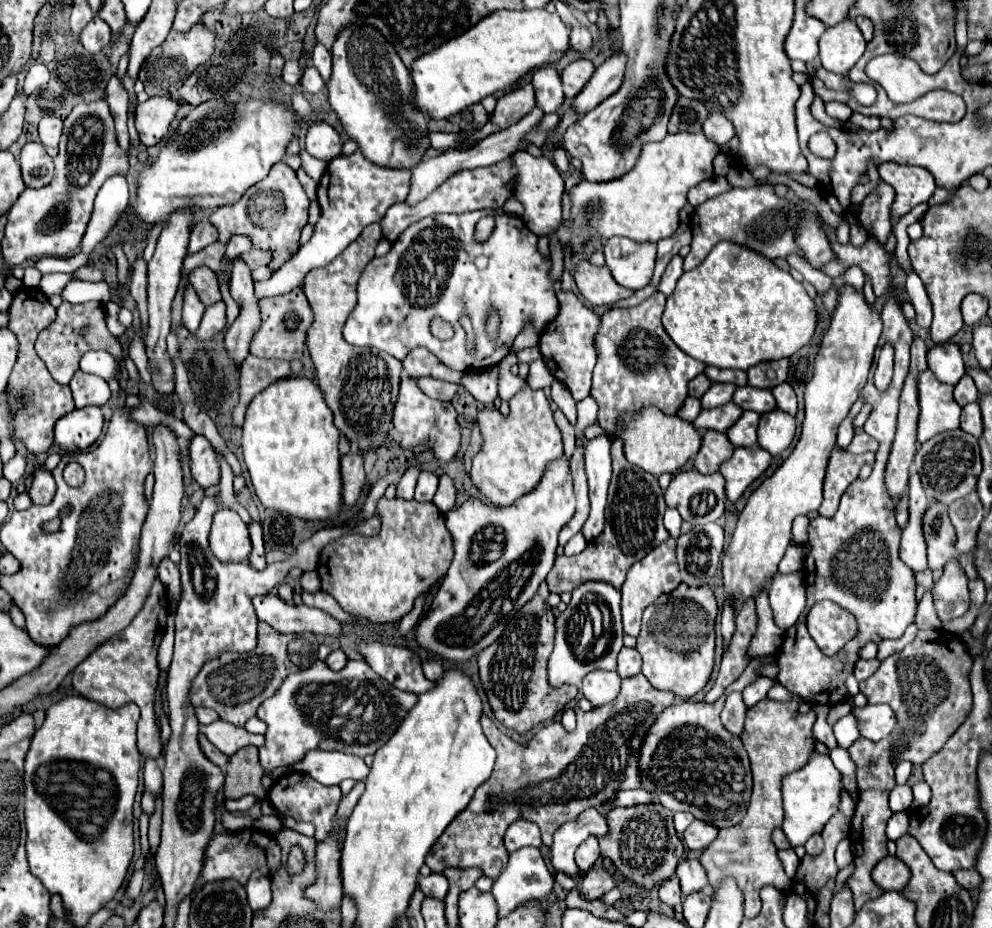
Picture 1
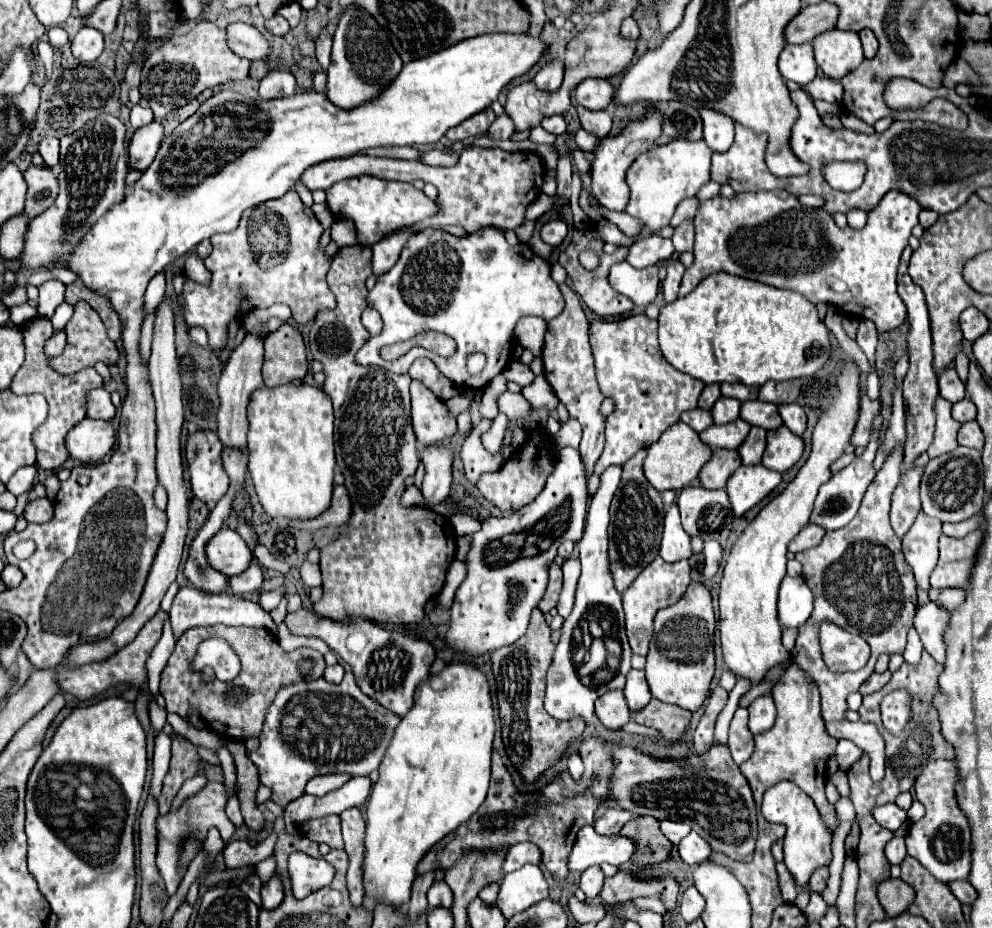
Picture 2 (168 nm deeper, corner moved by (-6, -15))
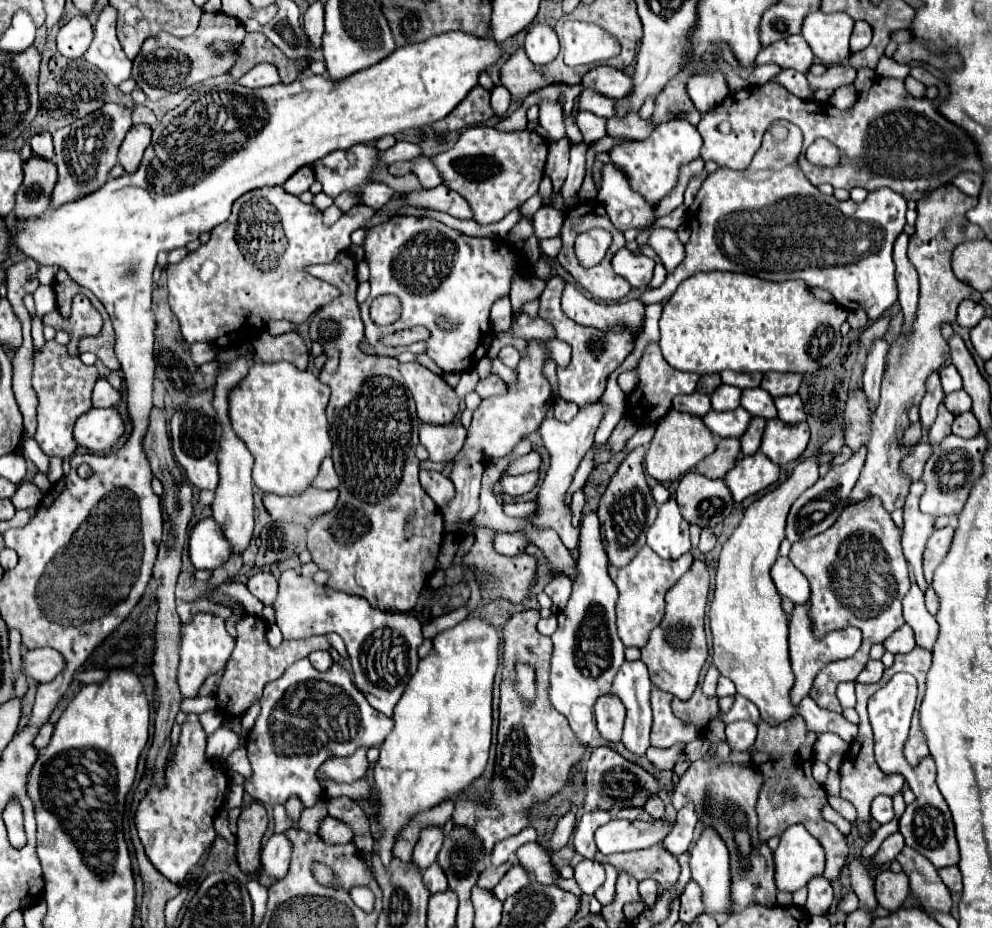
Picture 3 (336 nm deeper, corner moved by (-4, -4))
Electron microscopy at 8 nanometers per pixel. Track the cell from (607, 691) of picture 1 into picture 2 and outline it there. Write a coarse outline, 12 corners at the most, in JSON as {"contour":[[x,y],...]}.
{"contour":[[622,690],[596,700],[596,716],[618,730],[630,720]]}

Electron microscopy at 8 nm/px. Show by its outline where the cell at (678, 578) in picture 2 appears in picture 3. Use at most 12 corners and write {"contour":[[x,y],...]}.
{"contour":[[644,545],[608,575],[618,589],[624,647],[644,647],[664,617],[666,591],[690,569]]}

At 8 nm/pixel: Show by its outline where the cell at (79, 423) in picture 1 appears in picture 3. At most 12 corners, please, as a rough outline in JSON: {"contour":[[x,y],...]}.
{"contour":[[114,407],[90,409],[74,425],[78,445],[114,447],[124,421]]}

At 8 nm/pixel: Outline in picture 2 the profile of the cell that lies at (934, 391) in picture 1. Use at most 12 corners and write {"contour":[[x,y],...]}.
{"contour":[[936,400],[936,432],[930,458],[952,452],[962,424],[952,418],[952,404]]}

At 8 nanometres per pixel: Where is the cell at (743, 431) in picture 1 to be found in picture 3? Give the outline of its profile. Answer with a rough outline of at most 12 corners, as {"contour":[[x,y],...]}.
{"contour":[[754,417],[740,437],[742,453],[760,449],[766,419]]}

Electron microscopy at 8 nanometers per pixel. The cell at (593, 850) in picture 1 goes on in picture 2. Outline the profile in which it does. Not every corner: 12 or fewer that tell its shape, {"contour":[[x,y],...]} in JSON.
{"contour":[[590,866],[580,876],[580,890],[594,900],[604,884],[600,866]]}

